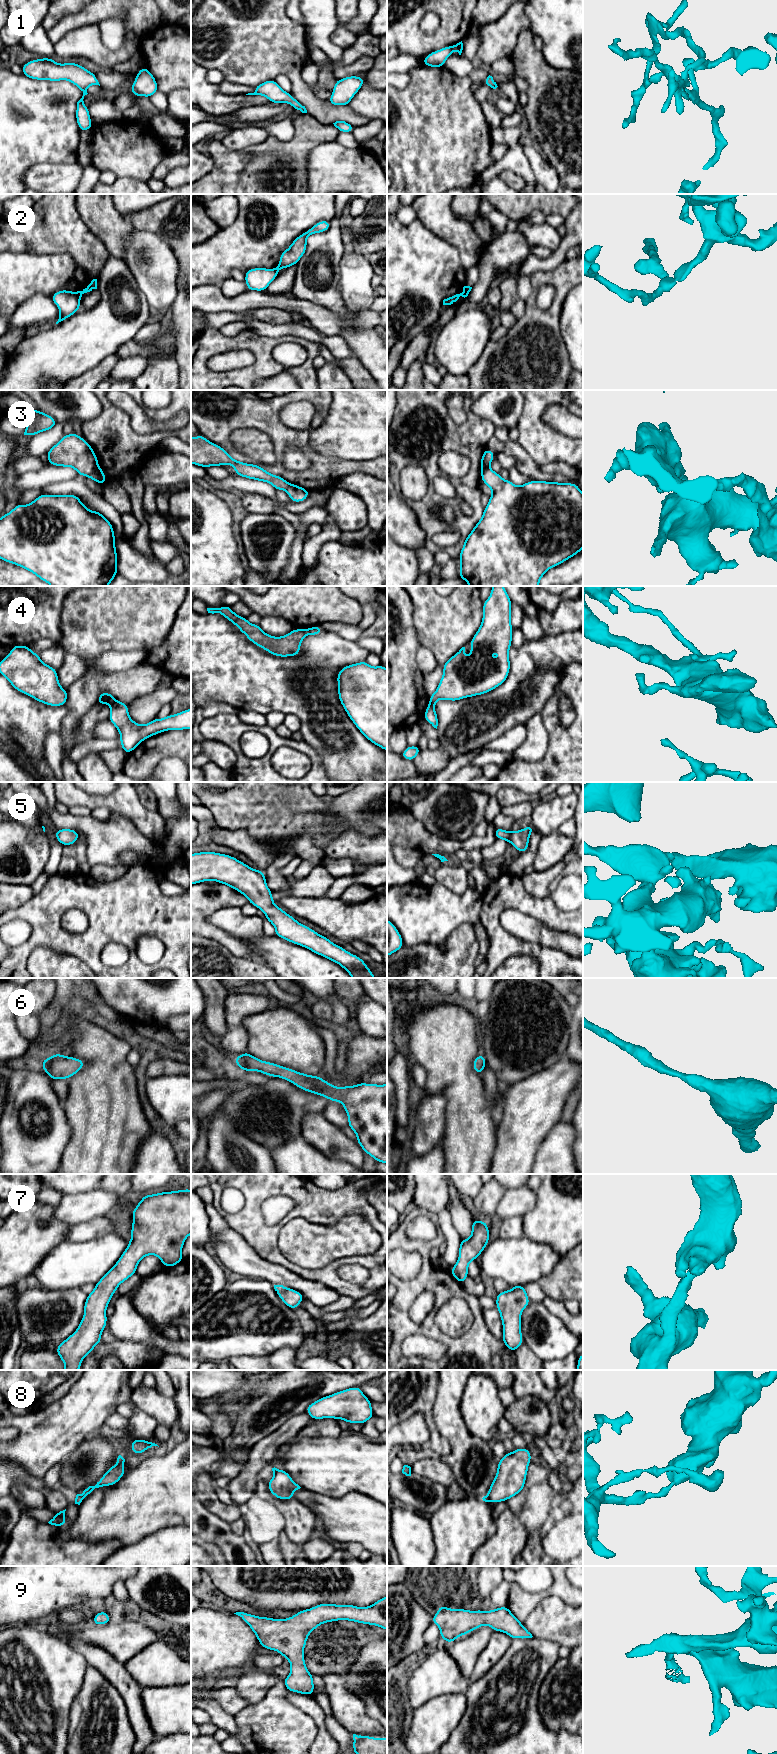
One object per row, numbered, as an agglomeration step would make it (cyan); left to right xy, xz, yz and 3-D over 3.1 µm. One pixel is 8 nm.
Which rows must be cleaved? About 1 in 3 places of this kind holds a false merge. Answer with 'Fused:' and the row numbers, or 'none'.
Fused: 2, 3, 4, 8

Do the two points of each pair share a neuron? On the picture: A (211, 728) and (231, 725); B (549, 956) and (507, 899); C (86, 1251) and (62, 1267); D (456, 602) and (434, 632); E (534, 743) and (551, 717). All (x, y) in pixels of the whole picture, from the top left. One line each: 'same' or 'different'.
A: same
B: same
C: same
D: same
E: different

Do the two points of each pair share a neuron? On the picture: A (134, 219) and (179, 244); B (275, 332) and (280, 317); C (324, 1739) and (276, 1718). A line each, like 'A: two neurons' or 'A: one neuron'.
A: one neuron
B: two neurons
C: two neurons

